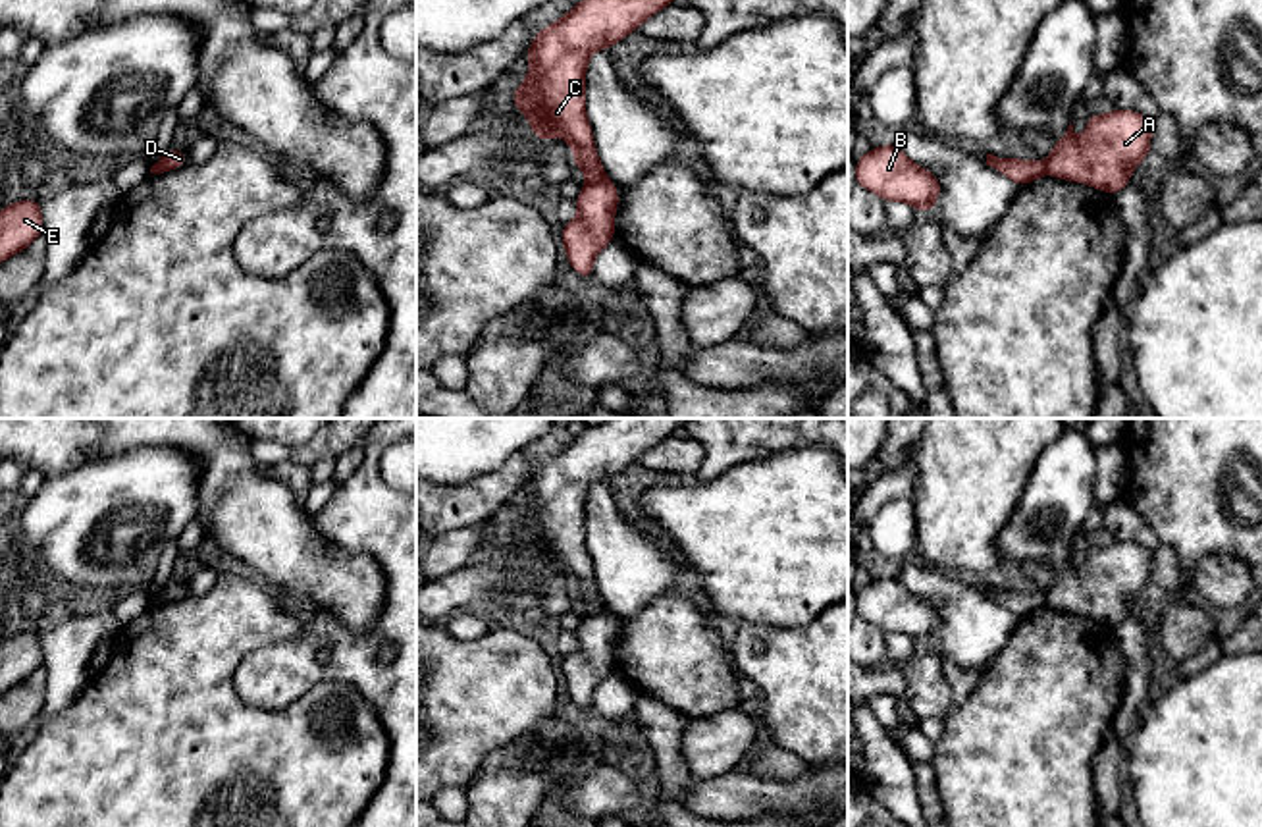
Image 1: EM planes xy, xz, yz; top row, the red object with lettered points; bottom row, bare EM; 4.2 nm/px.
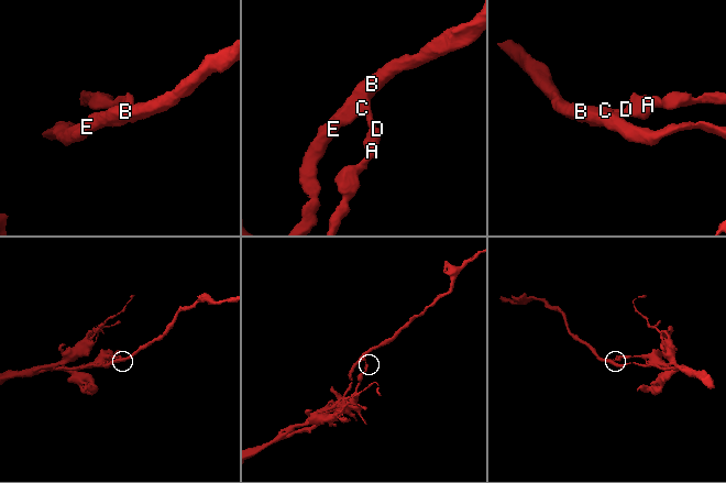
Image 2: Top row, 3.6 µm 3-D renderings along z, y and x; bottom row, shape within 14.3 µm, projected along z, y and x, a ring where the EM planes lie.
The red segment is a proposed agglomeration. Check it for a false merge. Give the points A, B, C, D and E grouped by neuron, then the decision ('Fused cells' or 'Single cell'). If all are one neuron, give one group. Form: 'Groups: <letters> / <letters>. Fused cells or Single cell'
Groups: A D / B C E. Fused cells

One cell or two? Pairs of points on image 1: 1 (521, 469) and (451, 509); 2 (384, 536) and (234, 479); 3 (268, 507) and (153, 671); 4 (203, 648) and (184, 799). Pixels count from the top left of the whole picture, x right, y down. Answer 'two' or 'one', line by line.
1: one
2: two
3: two
4: one

